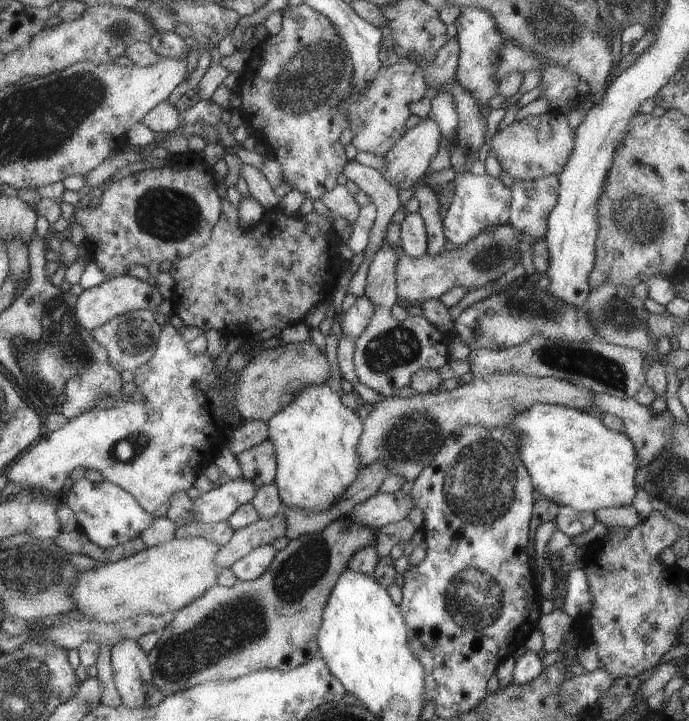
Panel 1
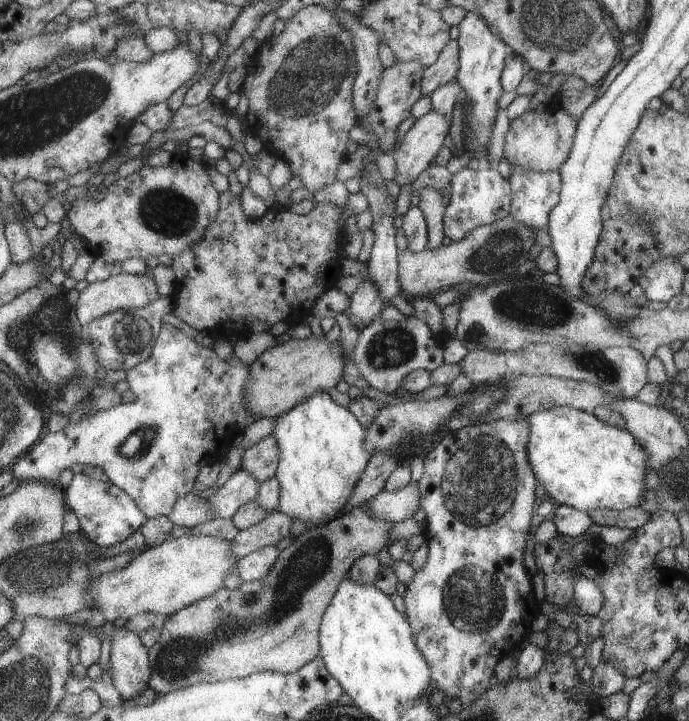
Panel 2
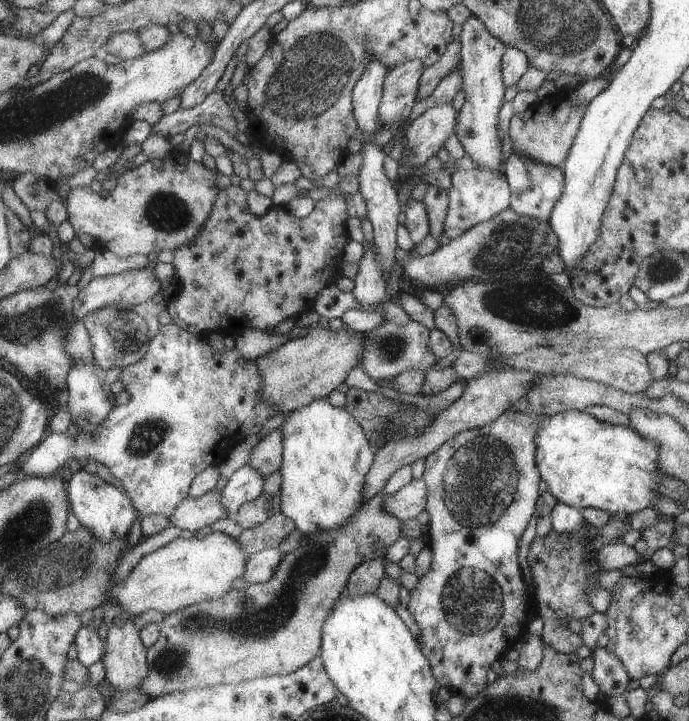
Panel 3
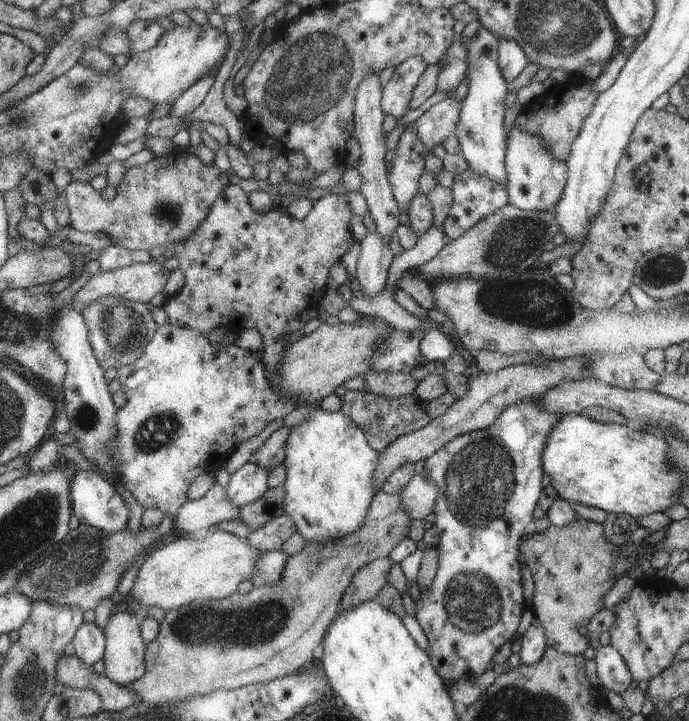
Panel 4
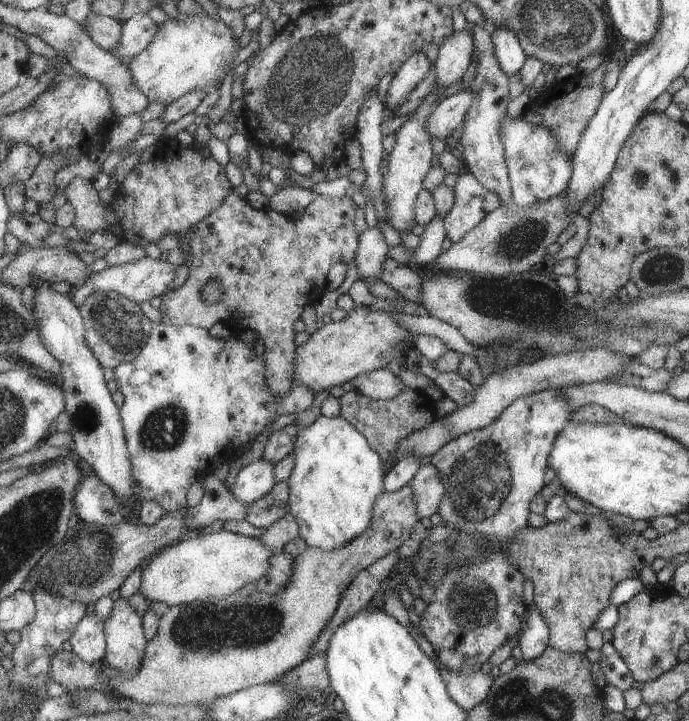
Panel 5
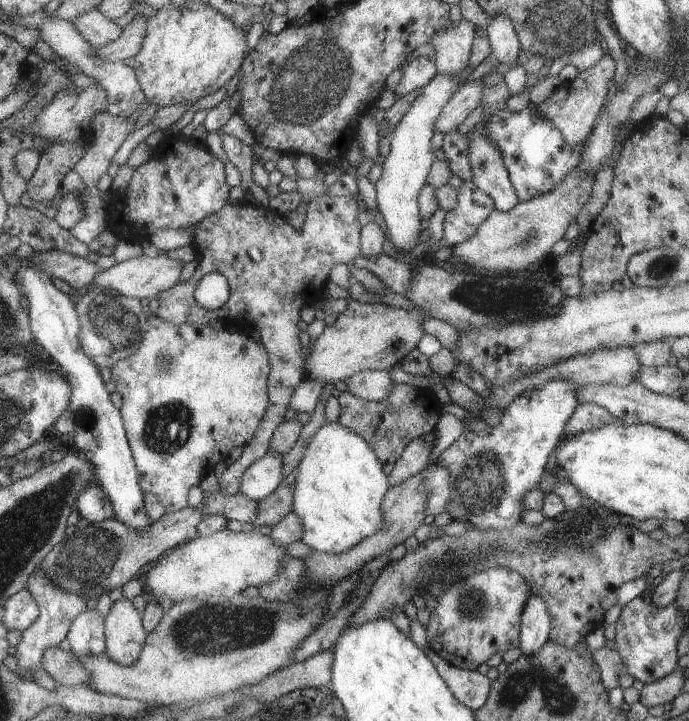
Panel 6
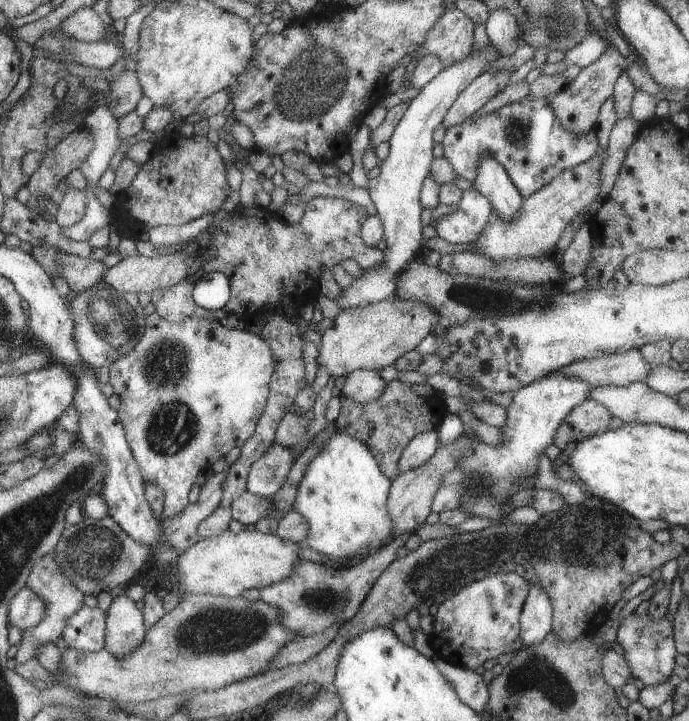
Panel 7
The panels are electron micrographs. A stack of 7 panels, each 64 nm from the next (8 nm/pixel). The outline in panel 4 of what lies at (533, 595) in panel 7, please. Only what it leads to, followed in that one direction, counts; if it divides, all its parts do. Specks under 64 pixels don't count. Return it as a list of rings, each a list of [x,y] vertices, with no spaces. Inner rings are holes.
[[[530,613],[520,636],[519,658],[521,665],[536,663],[546,649],[546,638],[539,619]]]

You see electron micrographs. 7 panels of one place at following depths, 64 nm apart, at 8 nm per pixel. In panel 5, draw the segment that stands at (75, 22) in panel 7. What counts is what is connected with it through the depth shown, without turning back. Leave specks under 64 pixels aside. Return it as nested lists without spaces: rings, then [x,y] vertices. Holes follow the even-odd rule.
[[[89,13],[79,24],[101,50],[110,52],[119,40],[121,24],[112,18]]]

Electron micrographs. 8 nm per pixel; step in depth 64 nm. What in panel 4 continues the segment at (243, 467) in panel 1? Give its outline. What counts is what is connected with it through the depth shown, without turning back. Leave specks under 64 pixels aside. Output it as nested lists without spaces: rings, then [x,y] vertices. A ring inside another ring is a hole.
[[[281,426],[275,430],[253,453],[251,460],[261,468],[269,472],[281,463],[286,456],[286,440],[290,434],[290,428]]]

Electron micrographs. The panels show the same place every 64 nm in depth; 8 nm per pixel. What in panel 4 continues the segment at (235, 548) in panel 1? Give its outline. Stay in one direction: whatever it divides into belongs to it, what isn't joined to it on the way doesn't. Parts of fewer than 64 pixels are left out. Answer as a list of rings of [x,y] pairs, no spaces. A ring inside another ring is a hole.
[[[280,514],[265,525],[252,530],[246,537],[252,547],[265,551],[279,551],[281,544],[296,532],[293,521],[285,514]]]

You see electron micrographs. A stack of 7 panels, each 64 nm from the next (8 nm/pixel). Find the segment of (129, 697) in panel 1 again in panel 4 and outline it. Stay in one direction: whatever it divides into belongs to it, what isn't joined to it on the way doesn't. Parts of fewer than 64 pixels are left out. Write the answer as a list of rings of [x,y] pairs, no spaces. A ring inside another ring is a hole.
[[[117,611],[108,616],[104,632],[104,675],[110,681],[126,686],[146,670],[146,664],[143,664],[145,648],[141,642],[137,618],[129,612]]]

